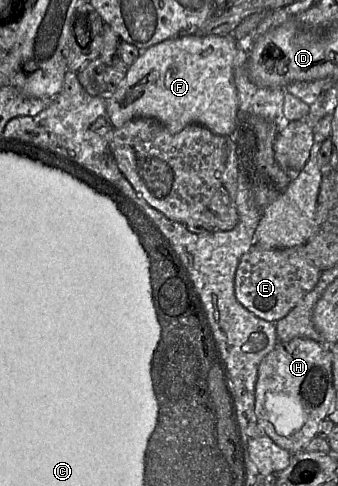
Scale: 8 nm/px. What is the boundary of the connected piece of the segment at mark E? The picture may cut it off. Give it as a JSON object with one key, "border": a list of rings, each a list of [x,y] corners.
{"border":[[[254,244],[238,264],[234,292],[237,301],[257,317],[276,323],[317,285],[322,271],[307,257],[305,246],[266,250]]]}

